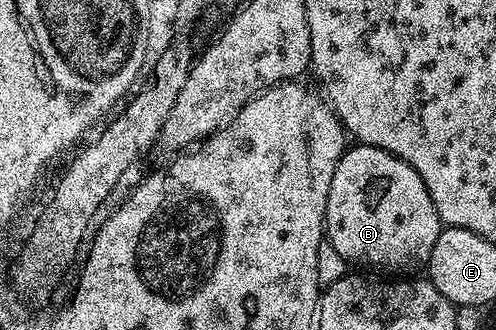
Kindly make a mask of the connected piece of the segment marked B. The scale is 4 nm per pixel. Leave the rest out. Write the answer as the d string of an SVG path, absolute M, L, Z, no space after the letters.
M357 143L346 148L331 179L324 232L329 246L339 251L344 261L353 267L366 265L369 268L366 270L376 271L381 275L416 274L413 273L416 269L424 270L428 266L431 247L435 247L435 239L439 239L442 228L439 215L435 211L435 203L431 203L431 195L423 179L419 179L417 172L407 162L379 147Z

